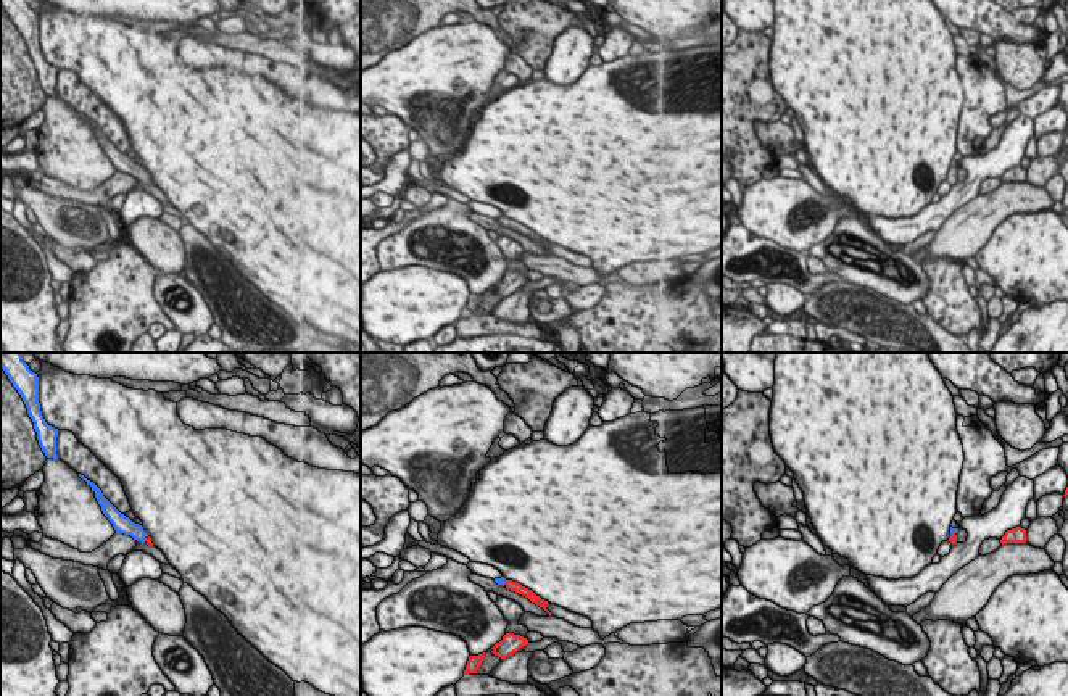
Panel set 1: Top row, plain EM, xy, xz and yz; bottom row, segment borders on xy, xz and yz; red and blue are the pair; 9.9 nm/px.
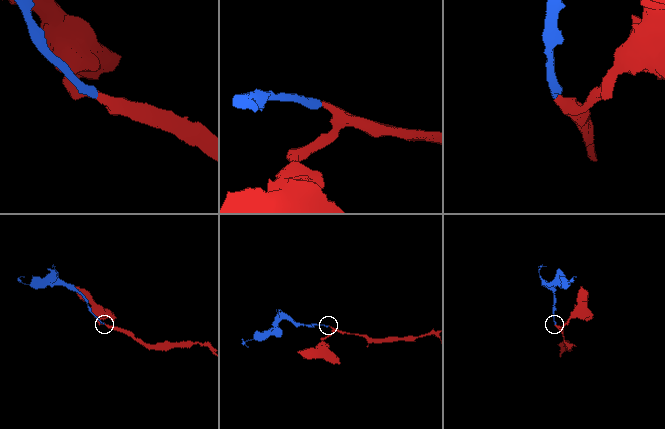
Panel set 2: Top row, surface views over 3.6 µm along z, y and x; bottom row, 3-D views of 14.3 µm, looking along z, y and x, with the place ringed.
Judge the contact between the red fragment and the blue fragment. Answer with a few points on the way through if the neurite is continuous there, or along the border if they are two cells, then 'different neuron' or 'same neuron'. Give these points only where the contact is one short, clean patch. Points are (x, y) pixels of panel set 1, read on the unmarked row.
runs through xz (511, 224), (506, 221), (501, 219); same neuron

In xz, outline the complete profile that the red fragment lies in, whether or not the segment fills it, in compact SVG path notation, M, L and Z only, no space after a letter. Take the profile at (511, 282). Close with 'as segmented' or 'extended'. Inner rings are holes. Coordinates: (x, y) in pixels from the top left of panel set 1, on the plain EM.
M506 272L503 279L491 287L491 292L501 298L506 298L527 284L527 277L514 272Z; as segmented

